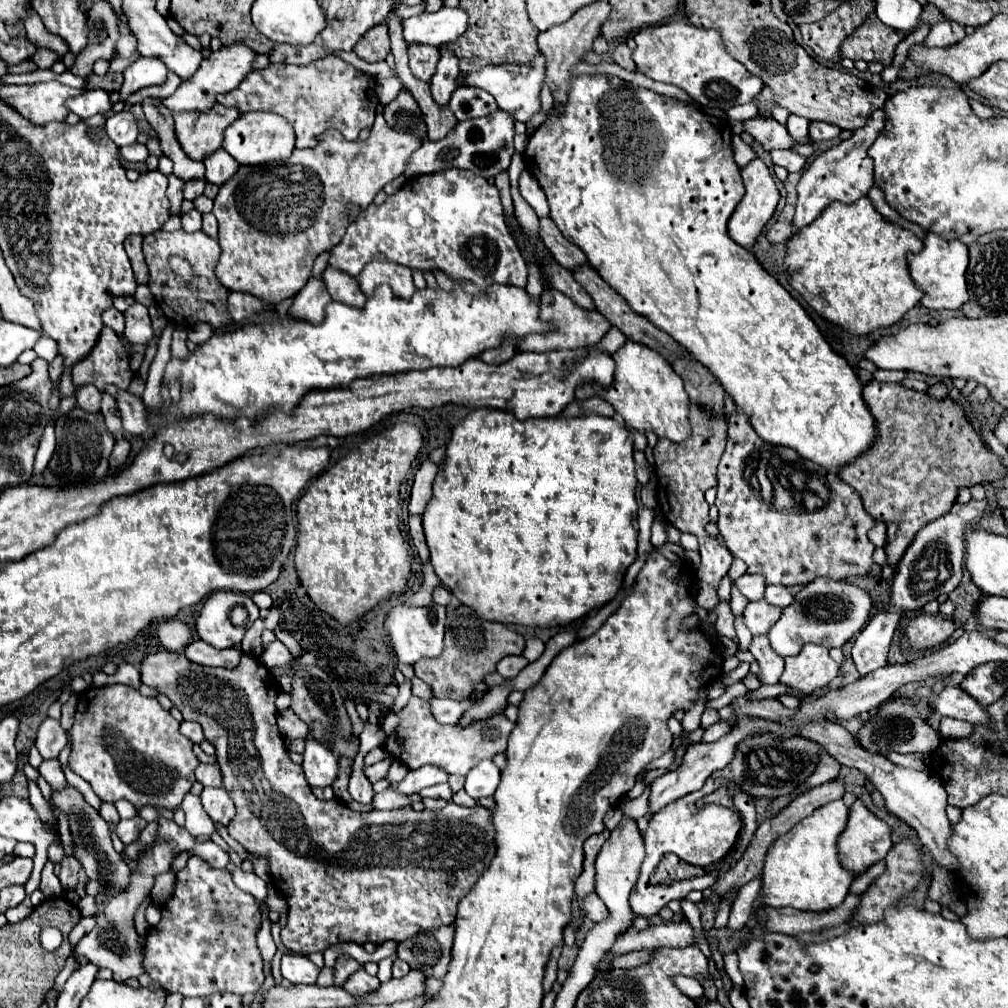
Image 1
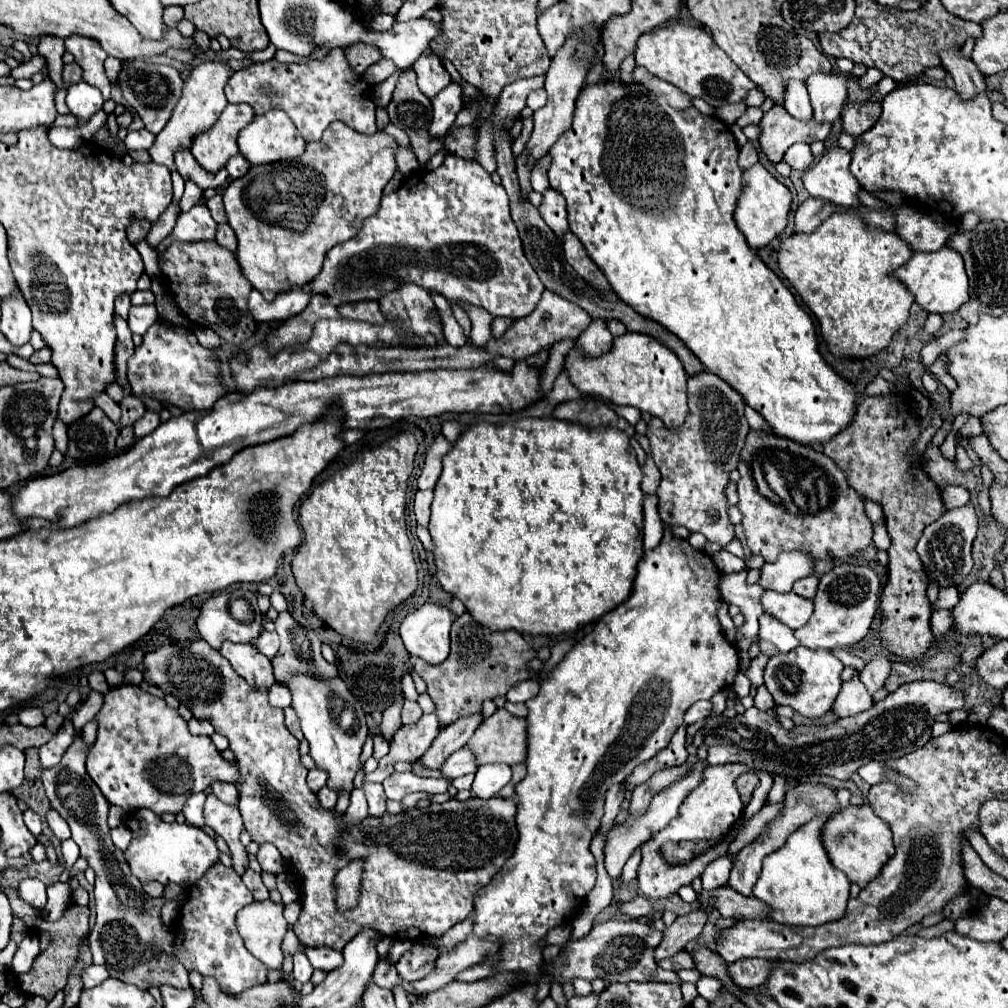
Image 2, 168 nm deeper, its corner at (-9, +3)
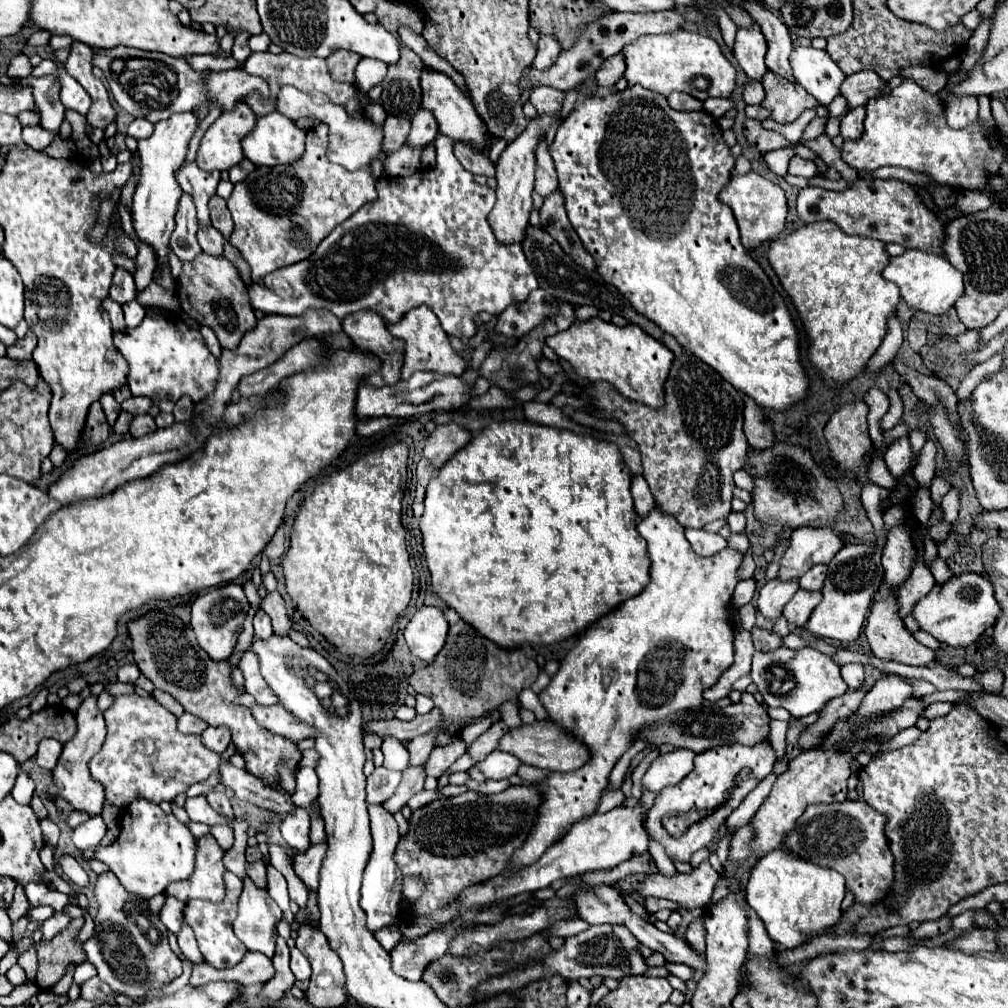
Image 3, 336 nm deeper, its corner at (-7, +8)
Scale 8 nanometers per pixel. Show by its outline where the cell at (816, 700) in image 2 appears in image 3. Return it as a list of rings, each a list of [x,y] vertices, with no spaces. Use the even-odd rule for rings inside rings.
[[[779,647],[775,651],[769,651],[769,653],[755,653],[753,655],[753,665],[751,665],[751,679],[753,683],[759,687],[759,693],[763,695],[765,703],[769,707],[783,707],[787,709],[793,717],[805,717],[805,715],[811,715],[815,711],[819,711],[827,701],[831,701],[833,697],[839,697],[847,691],[847,683],[841,679],[839,675],[839,665],[823,655],[821,651],[813,649],[813,647],[803,647],[803,649],[785,649],[785,647]]]

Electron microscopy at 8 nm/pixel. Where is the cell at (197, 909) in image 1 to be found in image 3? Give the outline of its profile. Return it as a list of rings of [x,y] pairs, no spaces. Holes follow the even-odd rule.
[[[225,871],[225,887],[227,887],[227,895],[221,903],[189,901],[185,907],[185,923],[193,929],[199,943],[199,951],[203,953],[203,959],[215,969],[235,967],[247,953],[247,947],[233,933],[233,921],[237,917],[237,901],[243,891],[243,881],[235,873]]]

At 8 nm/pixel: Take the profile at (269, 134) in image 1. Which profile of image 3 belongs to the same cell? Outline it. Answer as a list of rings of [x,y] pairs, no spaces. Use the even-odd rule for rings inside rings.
[[[269,113],[257,119],[251,135],[241,139],[245,157],[255,165],[285,165],[303,155],[305,131],[301,131],[289,117]]]

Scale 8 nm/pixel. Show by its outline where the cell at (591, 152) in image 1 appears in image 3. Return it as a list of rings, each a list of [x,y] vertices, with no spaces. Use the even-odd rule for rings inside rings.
[[[641,85],[627,87],[625,91],[611,93],[605,97],[589,95],[583,103],[577,103],[577,107],[561,121],[555,141],[549,147],[551,157],[555,161],[555,169],[559,175],[559,189],[565,195],[565,209],[569,215],[569,221],[573,229],[577,231],[583,247],[591,253],[591,257],[597,263],[597,273],[603,275],[605,281],[613,283],[621,295],[625,295],[637,313],[645,315],[647,319],[653,319],[665,333],[673,335],[679,345],[683,345],[687,351],[697,355],[703,363],[709,363],[717,373],[723,375],[725,381],[729,381],[737,391],[751,397],[759,407],[771,409],[771,411],[787,411],[793,407],[793,403],[803,403],[807,399],[807,387],[809,377],[805,375],[805,367],[801,365],[799,357],[799,331],[795,327],[795,321],[791,317],[791,311],[781,297],[781,293],[773,287],[771,279],[765,275],[761,265],[749,257],[745,247],[739,239],[739,227],[733,217],[733,211],[729,205],[719,201],[721,189],[729,183],[731,171],[735,167],[735,159],[729,151],[729,145],[723,141],[723,133],[719,123],[705,111],[675,111],[667,105],[663,95],[657,95]]]

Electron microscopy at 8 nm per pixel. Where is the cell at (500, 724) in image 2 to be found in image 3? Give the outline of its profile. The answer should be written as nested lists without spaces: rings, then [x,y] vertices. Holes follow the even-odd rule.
[[[535,721],[531,725],[521,723],[521,727],[507,729],[507,733],[497,743],[497,751],[511,753],[525,765],[535,765],[539,769],[549,769],[549,771],[573,771],[579,769],[589,759],[587,749],[551,721]]]

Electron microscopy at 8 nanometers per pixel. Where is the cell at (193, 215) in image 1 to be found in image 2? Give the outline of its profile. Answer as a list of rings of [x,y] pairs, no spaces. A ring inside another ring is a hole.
[[[197,204],[189,214],[187,212],[179,214],[175,230],[156,248],[158,257],[171,242],[209,242],[215,240],[215,234],[217,234],[217,222],[211,218],[209,208],[205,204]]]

